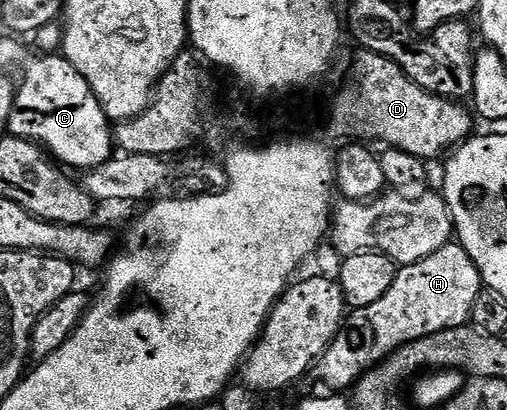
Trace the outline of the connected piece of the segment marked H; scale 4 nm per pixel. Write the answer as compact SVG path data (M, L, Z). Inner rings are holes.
M459 244L443 246L414 264L400 266L390 292L382 300L351 311L350 324L341 329L320 357L321 380L336 390L347 391L367 370L374 369L398 348L434 332L469 325L474 300L478 300L481 289L478 268Z

